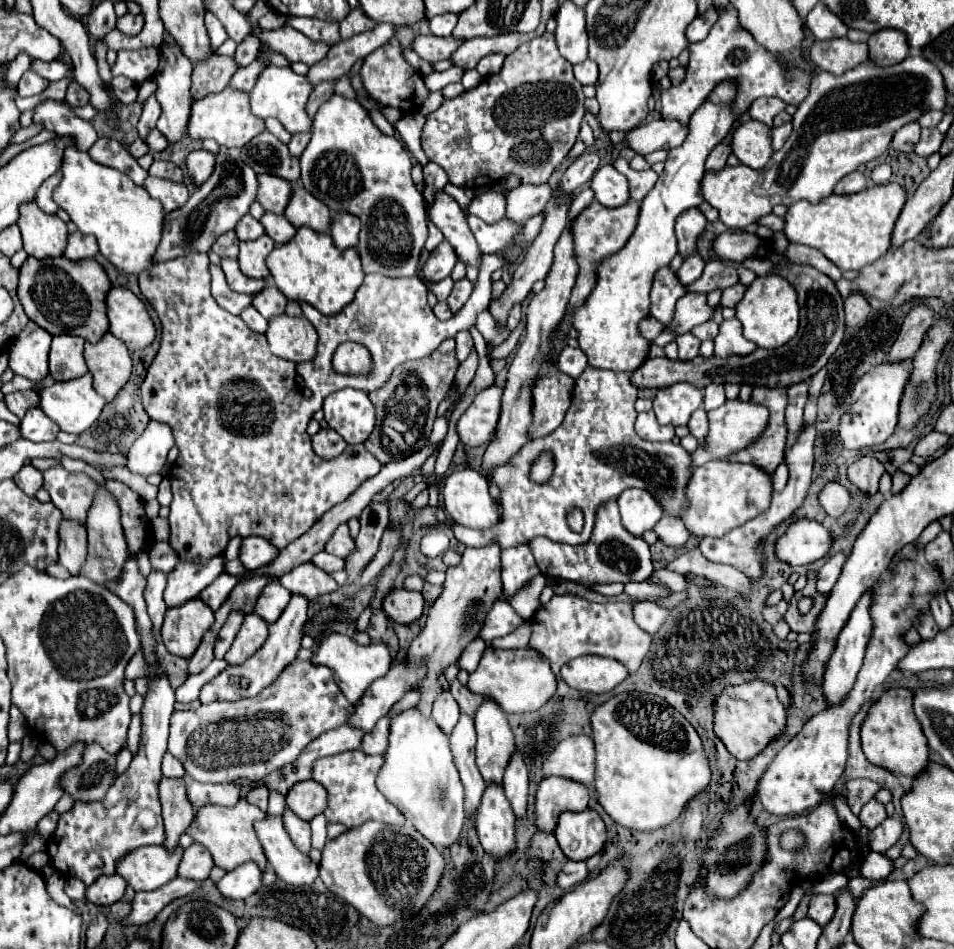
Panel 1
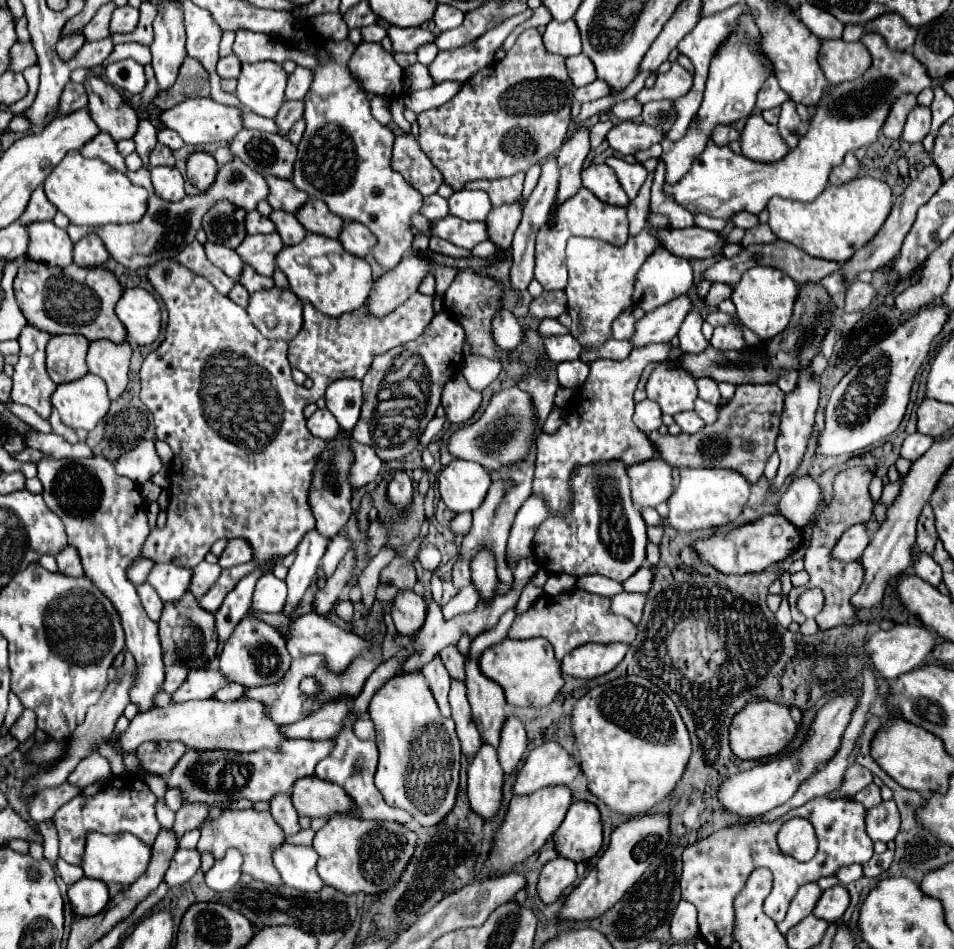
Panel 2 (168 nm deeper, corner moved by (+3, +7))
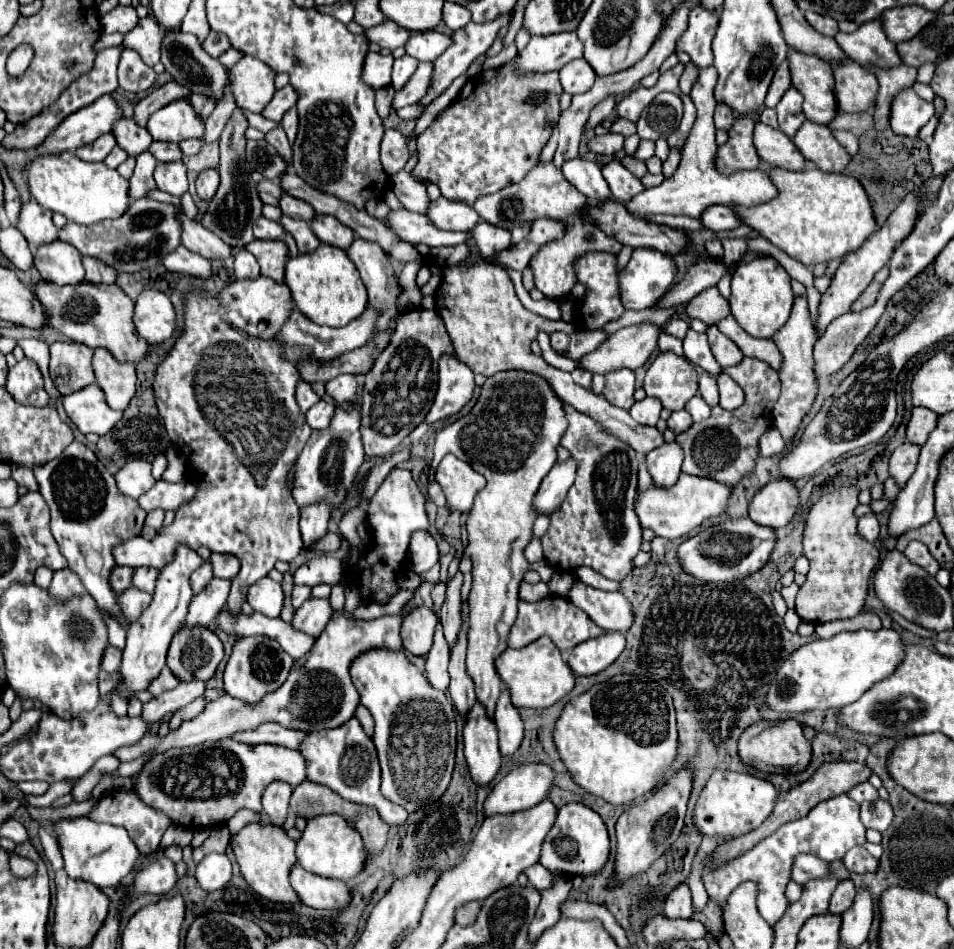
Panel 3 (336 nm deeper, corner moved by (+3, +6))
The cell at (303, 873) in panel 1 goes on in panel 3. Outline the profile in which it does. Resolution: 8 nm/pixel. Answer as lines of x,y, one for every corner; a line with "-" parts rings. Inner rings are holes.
300,865
292,869
290,881
300,901
312,909
344,911
352,903
352,891
344,881
324,879
320,875
308,873

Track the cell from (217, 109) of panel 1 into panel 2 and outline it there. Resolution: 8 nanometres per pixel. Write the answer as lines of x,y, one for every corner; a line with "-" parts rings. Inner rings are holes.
192,98
180,102
176,108
164,110
160,114
164,126
176,130
186,144
206,144
206,142
232,142
234,136
244,128
242,110
234,106
218,104
212,98

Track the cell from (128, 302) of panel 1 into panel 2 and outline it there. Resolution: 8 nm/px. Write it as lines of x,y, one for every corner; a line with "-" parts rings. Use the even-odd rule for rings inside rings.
126,288
116,304
116,316
124,324
128,342
148,346
160,334
160,306
154,296
142,288

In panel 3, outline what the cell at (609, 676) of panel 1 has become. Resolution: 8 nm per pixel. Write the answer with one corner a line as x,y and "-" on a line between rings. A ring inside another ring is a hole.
602,633
600,637
588,639
576,645
568,653
568,665
576,675
594,675
610,667
624,651
622,633

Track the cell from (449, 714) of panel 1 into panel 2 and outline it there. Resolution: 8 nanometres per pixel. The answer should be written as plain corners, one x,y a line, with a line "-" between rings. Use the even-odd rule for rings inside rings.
440,658
428,662
424,668
422,668
422,674
424,678
428,680
428,686
434,694
434,700
442,712
444,718
450,718
450,704
448,704
448,690
450,690
450,676
444,668
444,664
440,662

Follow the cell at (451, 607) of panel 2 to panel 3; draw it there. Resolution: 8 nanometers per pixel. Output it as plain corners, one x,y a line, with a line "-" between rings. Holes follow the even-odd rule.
352,717
350,721
346,721
344,725
340,725
336,729
328,729
328,731
320,731
320,733
308,733
304,737
304,741
300,743
298,751
304,755
306,779
308,781
316,781
320,785
330,787
332,791
336,791
346,801
378,809
380,817
388,825
396,827
408,819
408,813
400,805
388,801
380,793
380,765
378,765
376,749
374,749
372,739
362,731
360,721
356,717

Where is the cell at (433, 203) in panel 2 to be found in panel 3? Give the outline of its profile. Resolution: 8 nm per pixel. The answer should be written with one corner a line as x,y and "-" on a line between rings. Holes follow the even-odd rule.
416,155
410,157
406,167
392,177
392,191
396,193
396,197
398,197
398,201
402,203
404,209
424,213
424,209
428,209
428,205
430,205
430,199
426,195
424,185
414,181
408,173
408,169
412,169
414,165
416,165

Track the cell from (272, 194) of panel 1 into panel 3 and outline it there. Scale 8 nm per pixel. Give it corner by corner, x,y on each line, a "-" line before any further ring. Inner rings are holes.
288,193
282,195
282,199
280,199
280,209
282,209
284,215
288,215
288,217
292,217
292,219
302,219
302,221
308,221
308,223
316,217
316,211
312,209
312,205
308,205
306,201
288,197

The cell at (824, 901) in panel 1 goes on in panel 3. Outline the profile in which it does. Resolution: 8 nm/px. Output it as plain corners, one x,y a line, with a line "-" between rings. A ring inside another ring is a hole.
846,879
842,881
834,895
832,895
832,901
830,901
830,913
834,915
842,915
854,901
854,895
856,895
856,889
854,889
854,881
852,879

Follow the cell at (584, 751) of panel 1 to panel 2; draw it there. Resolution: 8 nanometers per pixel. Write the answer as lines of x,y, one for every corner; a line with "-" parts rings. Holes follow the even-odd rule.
550,740
528,754
514,784
514,794
530,794
552,784
568,786
580,772
580,762
556,740

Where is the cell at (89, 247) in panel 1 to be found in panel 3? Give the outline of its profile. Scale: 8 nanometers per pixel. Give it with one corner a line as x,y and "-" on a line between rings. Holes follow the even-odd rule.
84,257
82,263
86,269
86,281
88,283
94,283
94,285
116,283
116,271
110,265
104,265
102,261
96,261
94,257

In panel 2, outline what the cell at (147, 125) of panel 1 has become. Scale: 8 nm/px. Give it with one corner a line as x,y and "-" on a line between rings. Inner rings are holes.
140,120
138,130
134,134
134,142
136,142
136,152
144,160
144,166
148,166
148,156
156,146
156,128
152,126
150,120

